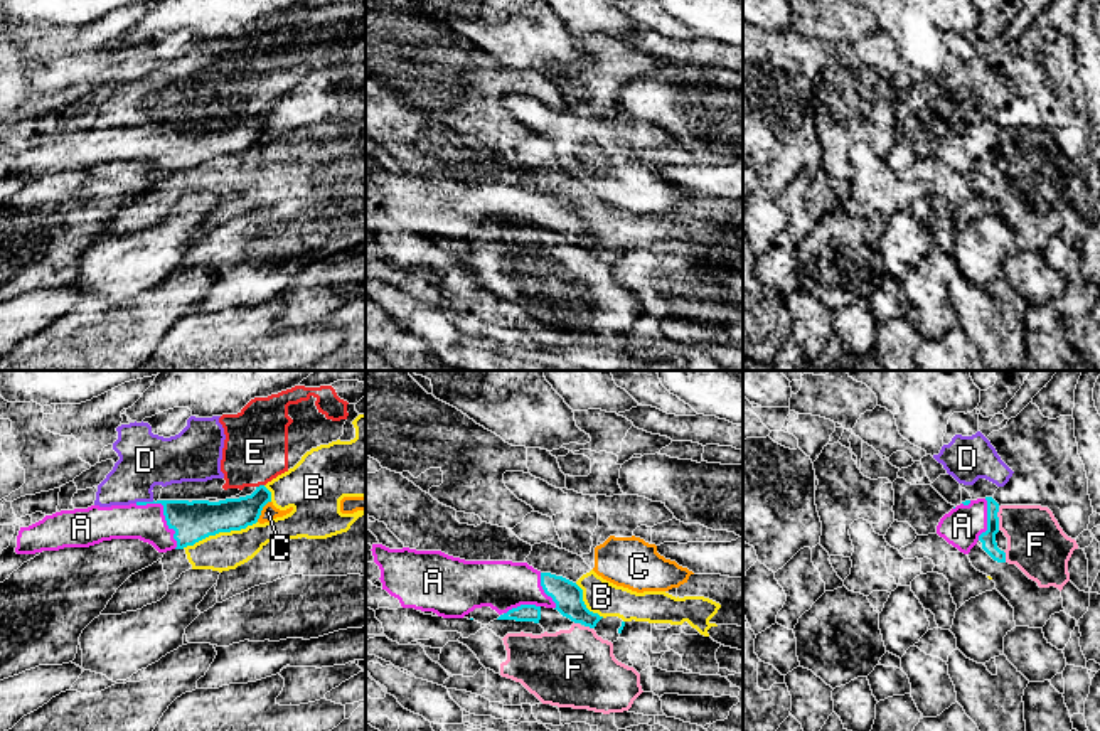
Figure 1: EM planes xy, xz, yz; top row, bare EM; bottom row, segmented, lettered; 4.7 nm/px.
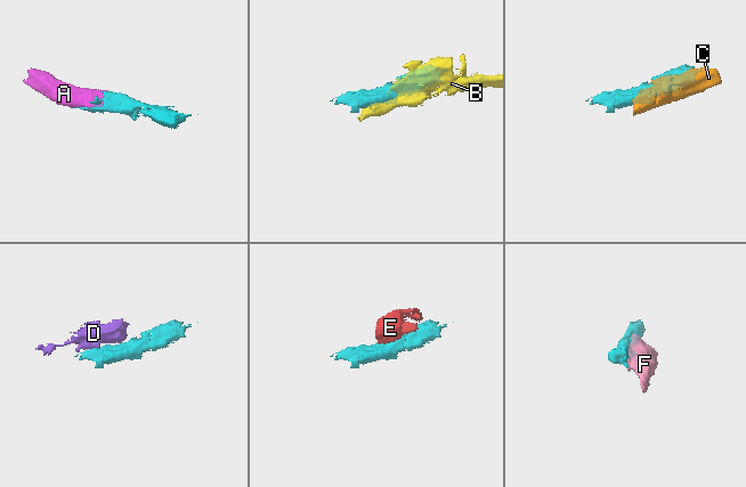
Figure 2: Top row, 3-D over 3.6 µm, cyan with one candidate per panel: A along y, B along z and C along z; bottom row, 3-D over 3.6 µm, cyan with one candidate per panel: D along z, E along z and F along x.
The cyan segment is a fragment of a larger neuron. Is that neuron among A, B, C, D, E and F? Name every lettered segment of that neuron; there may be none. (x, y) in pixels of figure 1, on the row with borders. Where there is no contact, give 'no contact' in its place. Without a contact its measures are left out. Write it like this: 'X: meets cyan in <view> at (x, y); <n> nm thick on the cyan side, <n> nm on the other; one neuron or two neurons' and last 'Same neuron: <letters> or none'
A: meets cyan in xy at (164, 514); 190 nm thick on the cyan side, 180 nm on the other; one neuron
B: meets cyan in xy at (219, 531); 190 nm thick on the cyan side, 180 nm on the other; two neurons
C: meets cyan in xy at (261, 509); 160 nm thick on the cyan side, 70 nm on the other; two neurons
D: meets cyan in xy at (144, 502); 190 nm thick on the cyan side, 260 nm on the other; two neurons
E: meets cyan in xy at (260, 485); 160 nm thick on the cyan side, 300 nm on the other; two neurons
F: meets cyan in yz at (998, 519); 70 nm thick on the cyan side, 280 nm on the other; two neurons
Same neuron: A

